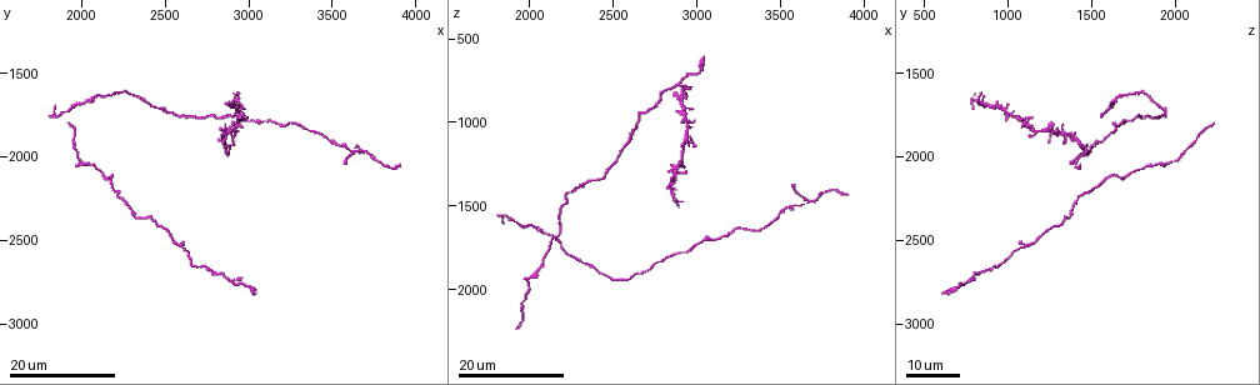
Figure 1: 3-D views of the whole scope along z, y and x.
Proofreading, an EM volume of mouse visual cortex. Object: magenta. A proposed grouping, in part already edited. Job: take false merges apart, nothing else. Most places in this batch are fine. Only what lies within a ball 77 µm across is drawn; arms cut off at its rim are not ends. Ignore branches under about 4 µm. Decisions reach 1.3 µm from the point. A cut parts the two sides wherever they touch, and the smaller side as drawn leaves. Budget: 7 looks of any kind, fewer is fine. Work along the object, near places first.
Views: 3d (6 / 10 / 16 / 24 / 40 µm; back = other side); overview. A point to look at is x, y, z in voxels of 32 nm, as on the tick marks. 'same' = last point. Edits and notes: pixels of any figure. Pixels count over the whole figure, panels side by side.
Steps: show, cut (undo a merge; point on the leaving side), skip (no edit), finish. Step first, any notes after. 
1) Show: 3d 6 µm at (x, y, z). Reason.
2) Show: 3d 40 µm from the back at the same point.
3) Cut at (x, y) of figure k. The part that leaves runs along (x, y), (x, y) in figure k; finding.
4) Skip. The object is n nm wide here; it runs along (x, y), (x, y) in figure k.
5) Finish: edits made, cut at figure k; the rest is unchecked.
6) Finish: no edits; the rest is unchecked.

Show: 3d 16 µm at (1980, 2060, 1940). Thick turns thin.

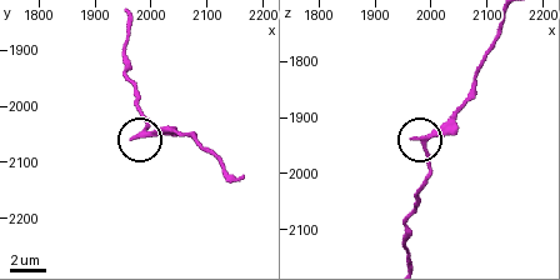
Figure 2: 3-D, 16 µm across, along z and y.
Show: 3d 6 µm at (1995, 2050, 1940). Closer look.

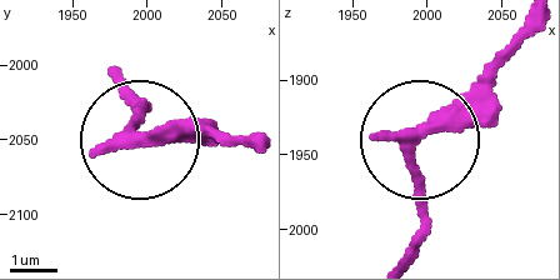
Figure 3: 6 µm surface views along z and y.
Skip. One neuron here.

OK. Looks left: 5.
Show: 3d 16 µm at (2080, 2080, 1840).

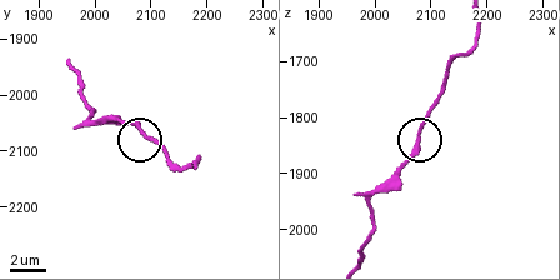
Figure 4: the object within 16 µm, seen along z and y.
Show: 3d 10 µm at (2075, 2060, 1830). Closer look.

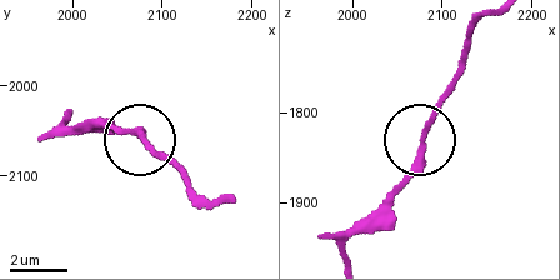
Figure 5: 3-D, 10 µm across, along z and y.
Show: 3d 10 µm from the back at (2080, 2060, 1830).

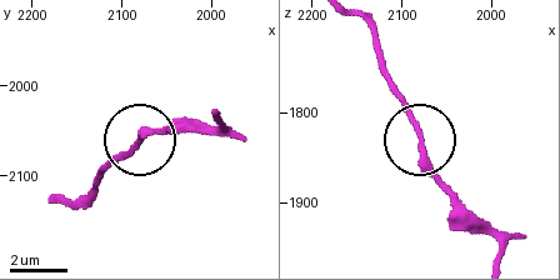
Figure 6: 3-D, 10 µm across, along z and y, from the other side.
Skip. The side arm is 18 µm long; all the same neuron.

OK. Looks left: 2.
Show: 3d 16 µm at (2600, 2560, 1080).

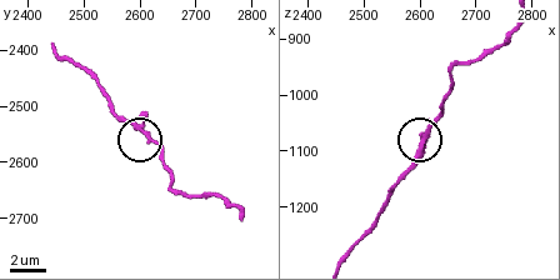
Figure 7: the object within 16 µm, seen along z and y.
Show: 3d 6 µm at (2600, 2545, 1085).

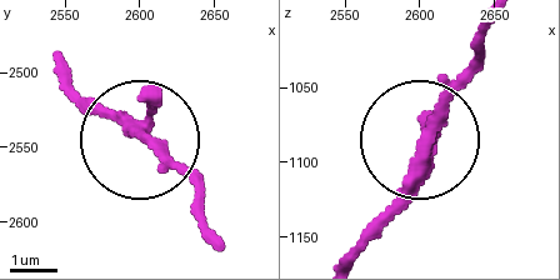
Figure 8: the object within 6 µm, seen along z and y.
Skip. It runs along (74, 84), (201, 188) in figure 8; continuous, no second neuron.

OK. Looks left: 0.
Finish: no edits; the rest is unchecked.

